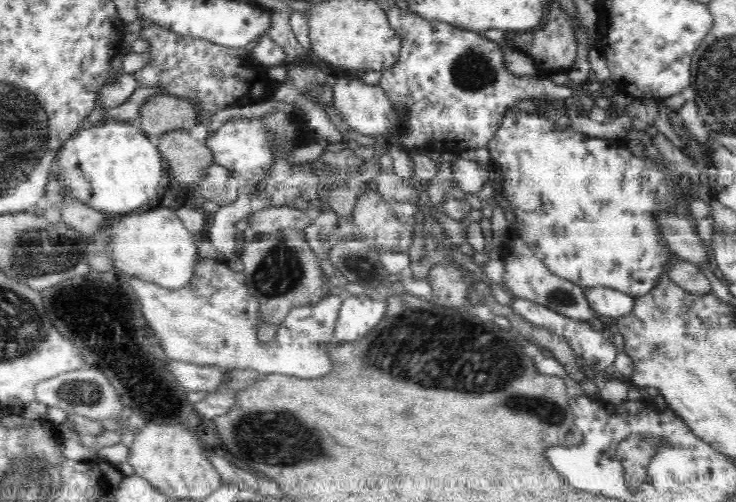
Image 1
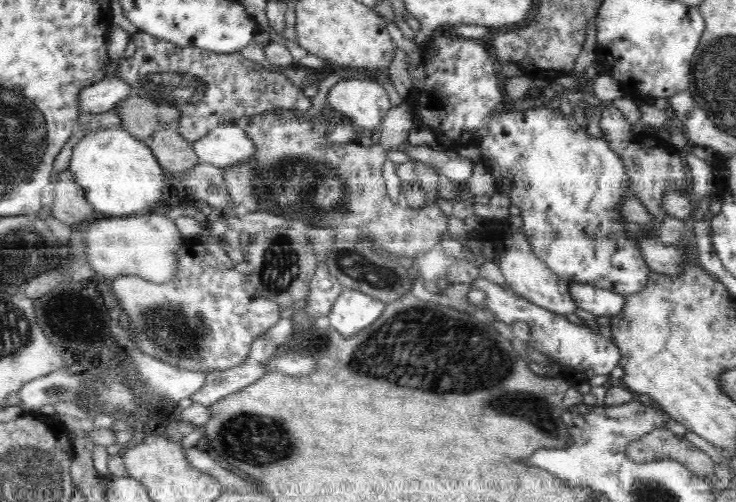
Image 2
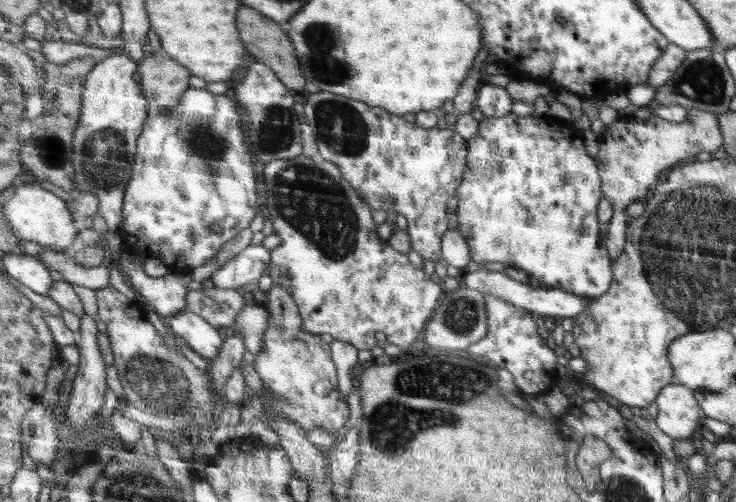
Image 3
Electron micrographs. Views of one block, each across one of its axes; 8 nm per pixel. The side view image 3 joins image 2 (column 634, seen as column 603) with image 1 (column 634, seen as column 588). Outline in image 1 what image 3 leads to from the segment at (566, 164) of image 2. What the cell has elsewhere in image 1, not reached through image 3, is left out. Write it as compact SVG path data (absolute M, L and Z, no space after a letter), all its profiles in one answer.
M515 111L507 115L497 130L496 136L489 142L487 149L490 151L490 164L495 162L502 174L501 195L506 200L506 207L514 210L516 215L512 233L525 240L530 250L542 259L542 262L545 262L545 265L554 274L561 275L562 278L569 279L570 282L578 283L584 288L608 287L634 297L648 294L650 290L658 286L660 278L666 276L665 266L674 256L660 236L656 216L660 216L660 214L687 215L686 209L689 209L689 204L694 197L695 186L688 183L687 174L682 174L682 170L678 170L678 166L674 166L674 162L670 162L670 158L666 158L666 154L642 154L642 150L634 150L634 142L630 142L630 138L602 139L576 132L570 126L566 126L564 130L556 130L554 125L555 121L542 113Z

